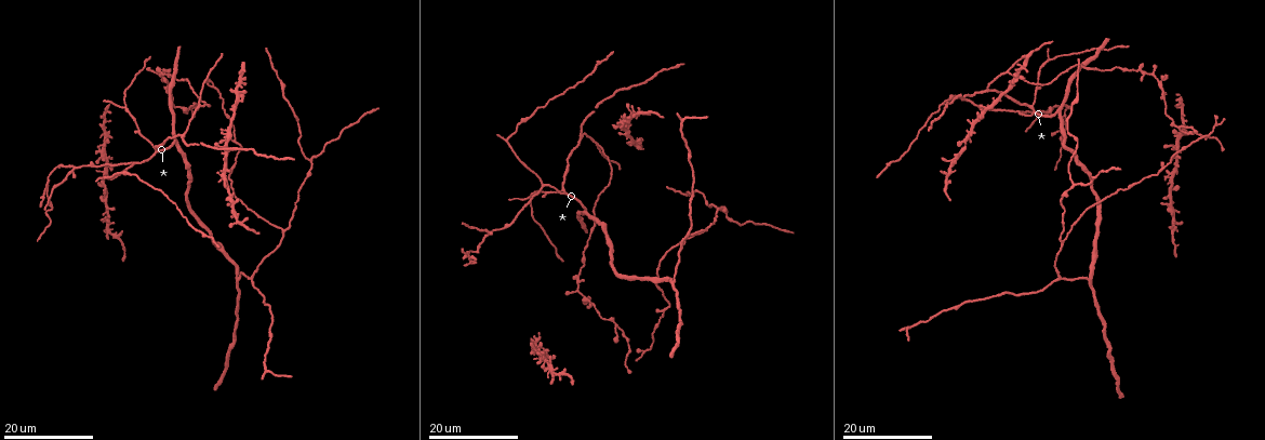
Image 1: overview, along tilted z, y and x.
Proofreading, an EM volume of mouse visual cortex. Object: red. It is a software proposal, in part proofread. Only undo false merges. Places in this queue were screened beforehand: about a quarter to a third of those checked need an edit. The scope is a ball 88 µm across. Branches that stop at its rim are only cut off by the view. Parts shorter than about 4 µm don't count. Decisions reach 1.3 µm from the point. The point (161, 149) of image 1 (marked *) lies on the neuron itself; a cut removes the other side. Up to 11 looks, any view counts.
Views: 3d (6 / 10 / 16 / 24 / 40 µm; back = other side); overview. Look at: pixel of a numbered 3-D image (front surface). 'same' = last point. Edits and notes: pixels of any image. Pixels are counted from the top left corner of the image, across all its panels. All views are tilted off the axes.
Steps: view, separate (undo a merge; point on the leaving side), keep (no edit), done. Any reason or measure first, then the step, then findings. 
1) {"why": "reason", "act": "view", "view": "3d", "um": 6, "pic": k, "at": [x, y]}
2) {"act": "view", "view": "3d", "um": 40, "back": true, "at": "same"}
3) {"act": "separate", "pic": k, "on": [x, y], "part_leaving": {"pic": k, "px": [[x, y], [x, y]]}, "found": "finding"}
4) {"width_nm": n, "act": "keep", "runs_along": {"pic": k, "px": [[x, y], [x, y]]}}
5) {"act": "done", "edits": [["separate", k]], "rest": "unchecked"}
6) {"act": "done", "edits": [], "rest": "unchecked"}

{"why": "three arms meet", "act": "view", "view": "3d", "um": 16, "pic": 1, "at": [283, 228]}

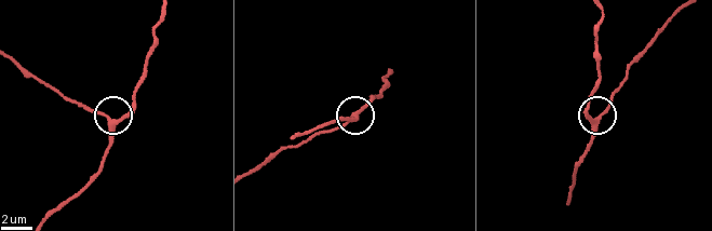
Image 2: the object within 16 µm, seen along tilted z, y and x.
{"act": "view", "view": "3d", "um": 6, "pic": 2, "at": [598, 118]}

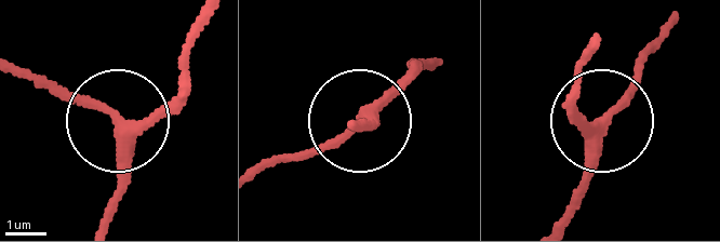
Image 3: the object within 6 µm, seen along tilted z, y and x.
{"arms": 3, "act": "keep", "runs_along": {"pic": 3, "px": [[560, 216], [587, 174], [596, 125], [575, 93]]}, "found": "one neuron here"}

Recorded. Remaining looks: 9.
{"act": "view", "view": "3d", "um": 16, "pic": 1, "at": [1088, 280]}

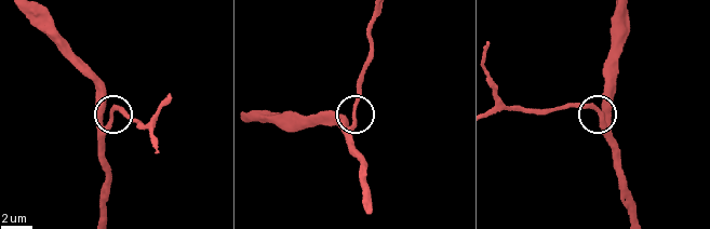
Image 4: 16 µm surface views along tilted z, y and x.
{"act": "view", "view": "3d", "um": 10, "pic": 4, "at": [599, 112]}

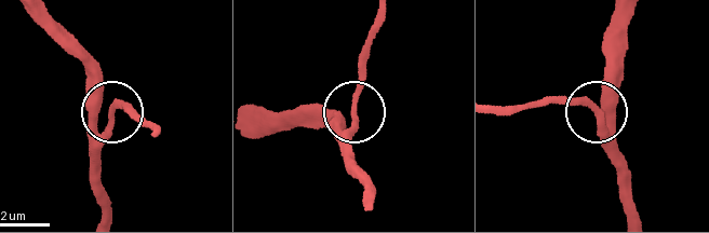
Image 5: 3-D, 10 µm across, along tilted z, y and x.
{"side_arm_um": 34, "act": "keep", "runs_along": {"pic": 5, "px": [[632, 15], [619, 86], [599, 117], [616, 180]]}, "found": "one neuron here"}

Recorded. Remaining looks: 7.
{"act": "view", "view": "3d", "um": 24, "pic": 1, "at": [251, 275]}

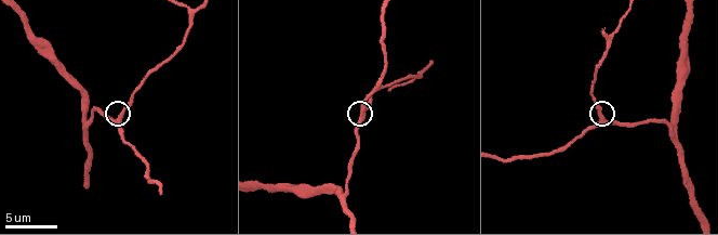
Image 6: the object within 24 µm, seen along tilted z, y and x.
{"why": "zoom in", "act": "view", "view": "3d", "um": 6, "pic": 6, "at": [600, 120]}

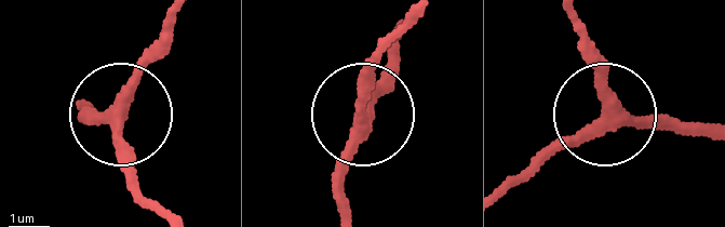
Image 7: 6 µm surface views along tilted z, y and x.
{"arms": 3, "act": "keep", "runs_along": {"pic": 7, "px": [[706, 129], [595, 122], [527, 177]]}, "found": "all the same neuron"}

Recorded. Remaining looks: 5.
{"why": "a fork", "act": "view", "view": "3d", "um": 16, "pic": 1, "at": [596, 144]}

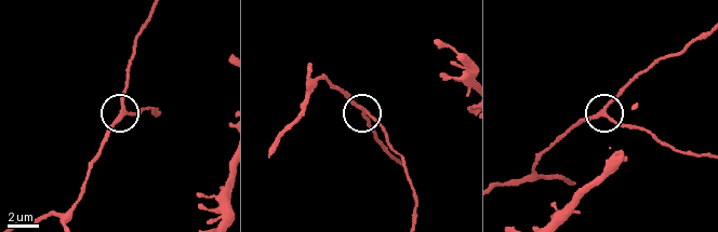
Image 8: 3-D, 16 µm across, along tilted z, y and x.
{"act": "view", "view": "3d", "um": 6, "pic": 8, "at": [364, 109]}

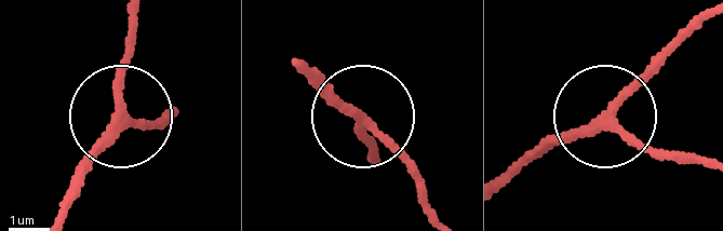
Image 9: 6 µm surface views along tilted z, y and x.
{"width_nm": 210, "act": "keep", "runs_along": {"pic": 9, "px": [[52, 218], [121, 121], [120, 71], [135, 17]]}, "found": "all the same neuron"}

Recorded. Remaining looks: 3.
{"why": "branch point", "act": "view", "view": "3d", "um": 24, "pic": 1, "at": [135, 164]}

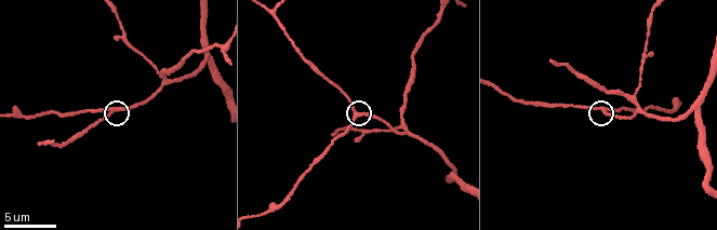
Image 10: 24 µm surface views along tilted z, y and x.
{"act": "view", "view": "3d", "um": 6, "pic": 10, "at": [357, 116]}

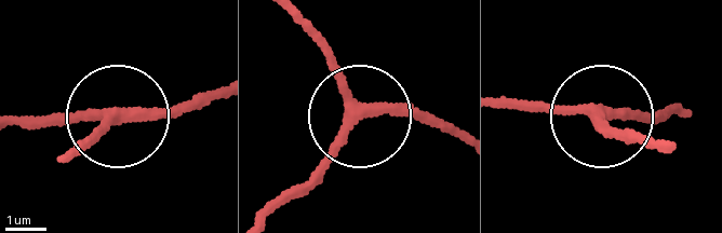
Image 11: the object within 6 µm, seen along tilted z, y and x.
{"arms": 3, "act": "keep", "runs_along": {"pic": 11, "px": [[214, 86], [157, 118], [39, 120]]}, "found": "continuous, no second neuron"}

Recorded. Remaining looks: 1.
{"act": "done", "edits": [], "rest": "unchecked"}

